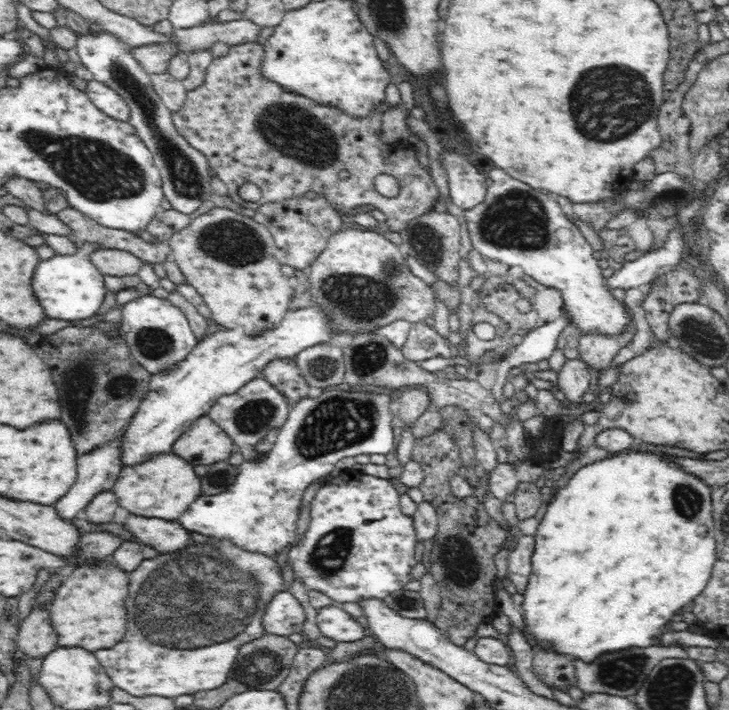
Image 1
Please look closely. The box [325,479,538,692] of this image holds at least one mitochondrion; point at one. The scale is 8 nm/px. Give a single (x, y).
(449, 553)

